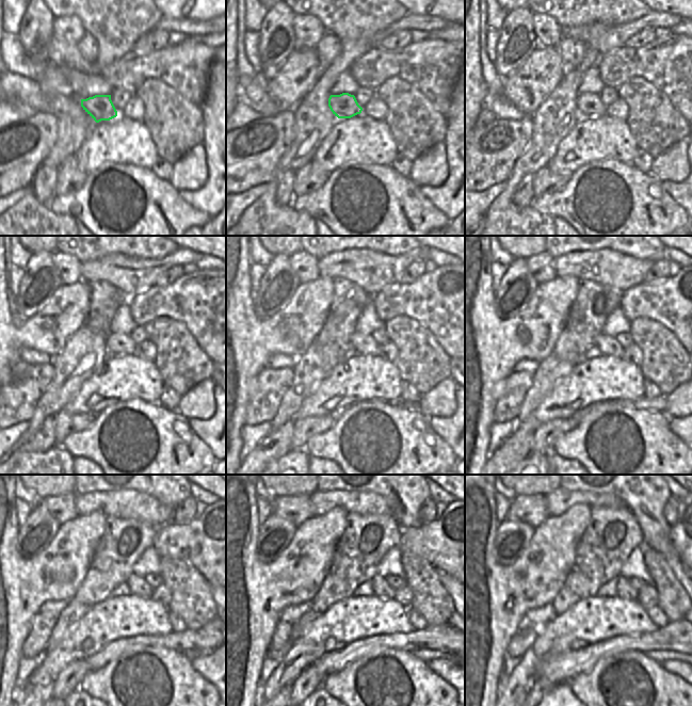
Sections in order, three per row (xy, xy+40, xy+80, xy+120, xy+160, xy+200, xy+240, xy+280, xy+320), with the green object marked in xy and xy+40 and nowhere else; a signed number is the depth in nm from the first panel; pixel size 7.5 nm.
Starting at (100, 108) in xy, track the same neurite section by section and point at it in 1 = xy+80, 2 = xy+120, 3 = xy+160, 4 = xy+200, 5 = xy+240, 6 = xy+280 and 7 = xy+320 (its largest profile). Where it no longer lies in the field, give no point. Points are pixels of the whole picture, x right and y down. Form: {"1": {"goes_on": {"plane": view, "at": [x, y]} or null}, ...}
{"1": {"goes_on": {"plane": "xy+80", "at": [589, 105]}}, "2": {"goes_on": {"plane": "xy+120", "at": [116, 343]}}, "3": {"goes_on": {"plane": "xy+160", "at": [364, 345]}}, "4": {"goes_on": {"plane": "xy+200", "at": [608, 346]}}, "5": {"goes_on": {"plane": "xy+240", "at": [138, 586]}}, "6": {"goes_on": {"plane": "xy+280", "at": [381, 589]}}, "7": {"goes_on": {"plane": "xy+320", "at": [624, 590]}}}

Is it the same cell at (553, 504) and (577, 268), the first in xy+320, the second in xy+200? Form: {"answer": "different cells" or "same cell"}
{"answer": "same cell"}

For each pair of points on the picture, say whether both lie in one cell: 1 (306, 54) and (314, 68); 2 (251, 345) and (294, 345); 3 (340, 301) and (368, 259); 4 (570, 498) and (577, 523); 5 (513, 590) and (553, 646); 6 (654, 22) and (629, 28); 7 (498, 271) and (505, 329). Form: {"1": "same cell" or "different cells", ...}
{"1": "same cell", "2": "same cell", "3": "different cells", "4": "different cells", "5": "different cells", "6": "same cell", "7": "different cells"}

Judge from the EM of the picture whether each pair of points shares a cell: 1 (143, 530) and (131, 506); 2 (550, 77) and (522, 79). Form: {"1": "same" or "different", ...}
{"1": "different", "2": "same"}

